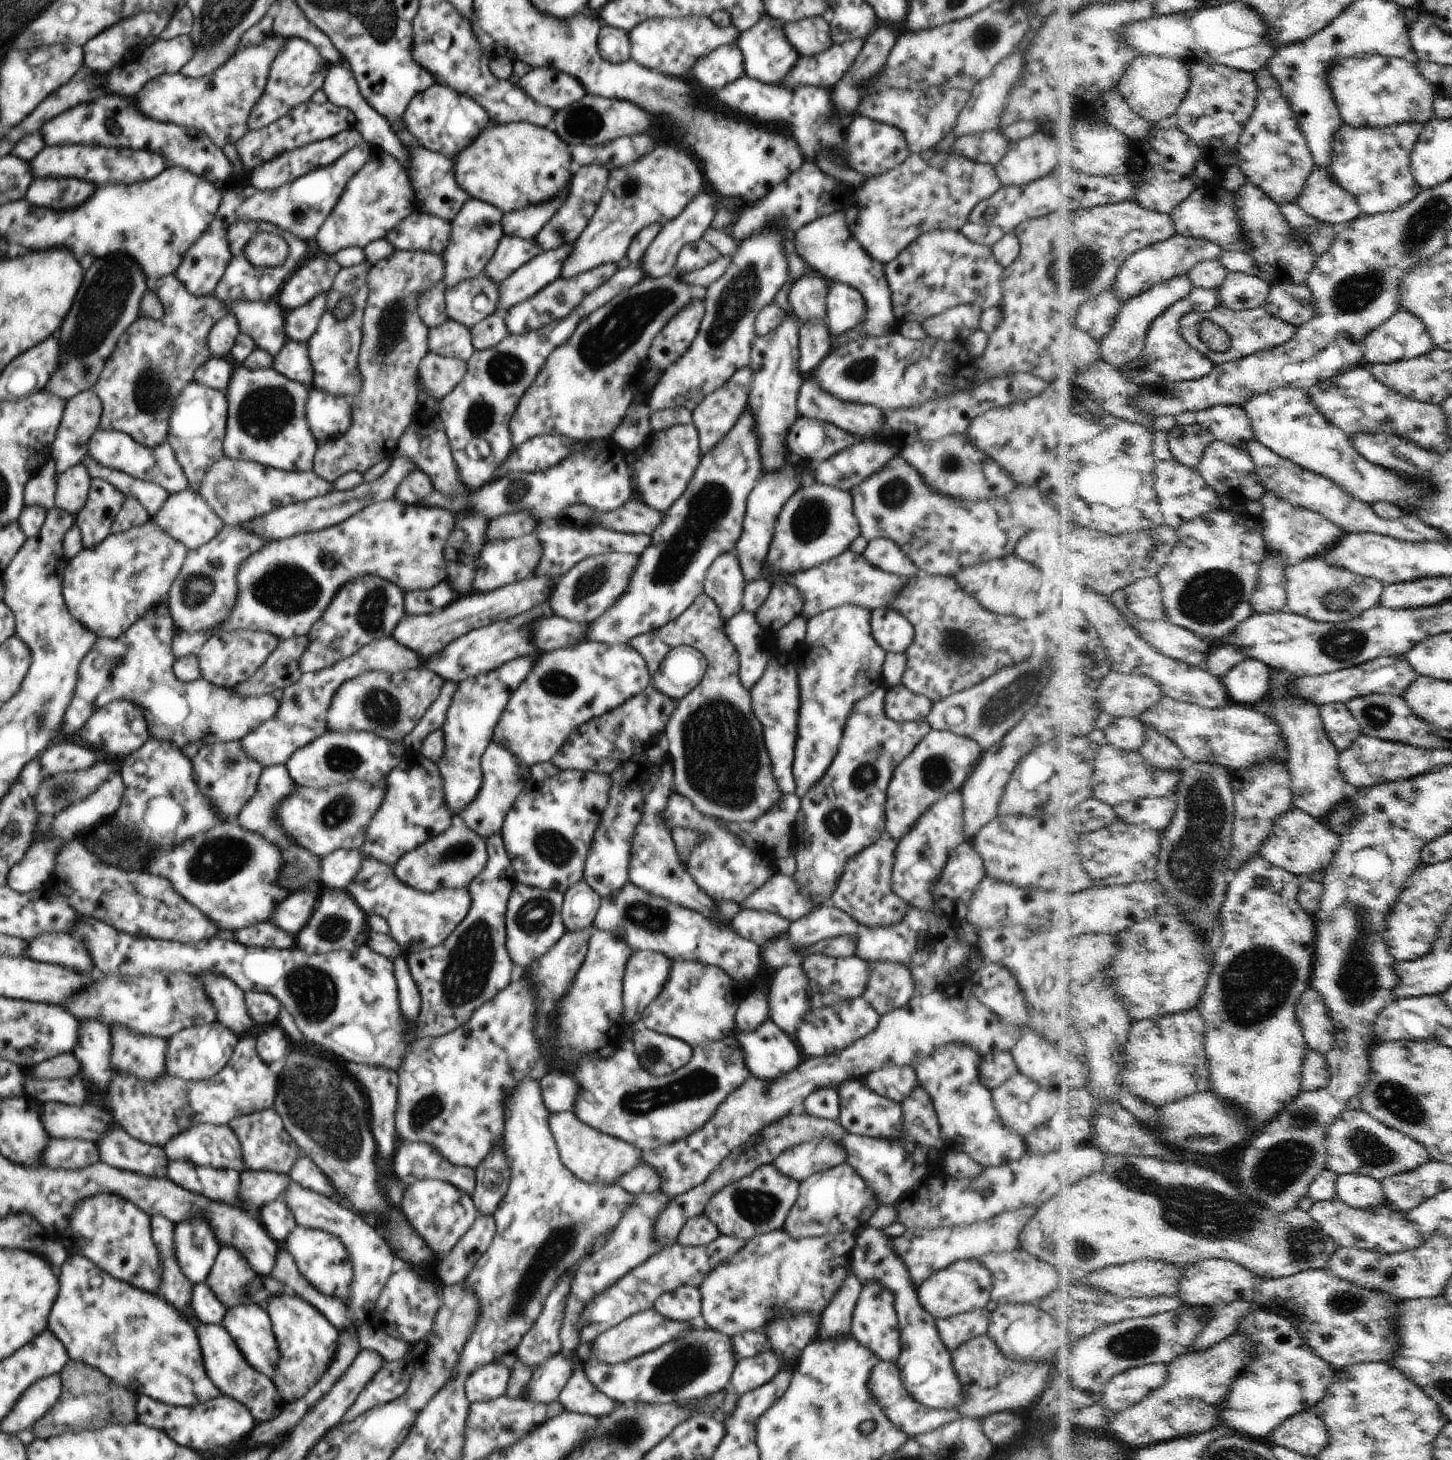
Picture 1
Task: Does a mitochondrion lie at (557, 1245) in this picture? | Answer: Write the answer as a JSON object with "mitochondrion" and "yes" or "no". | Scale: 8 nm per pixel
{"mitochondrion":"yes"}

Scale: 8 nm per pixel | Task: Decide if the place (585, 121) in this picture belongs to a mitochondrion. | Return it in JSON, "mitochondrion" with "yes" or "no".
{"mitochondrion":"yes"}

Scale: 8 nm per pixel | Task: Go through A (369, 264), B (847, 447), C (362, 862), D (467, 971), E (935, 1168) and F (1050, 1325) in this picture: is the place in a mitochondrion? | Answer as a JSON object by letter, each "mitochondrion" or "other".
{"A":"other","B":"other","C":"other","D":"mitochondrion","E":"other","F":"other"}

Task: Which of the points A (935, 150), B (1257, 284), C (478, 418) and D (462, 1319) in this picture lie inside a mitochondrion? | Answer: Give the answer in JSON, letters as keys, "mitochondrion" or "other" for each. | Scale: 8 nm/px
{"A":"other","B":"other","C":"mitochondrion","D":"mitochondrion"}

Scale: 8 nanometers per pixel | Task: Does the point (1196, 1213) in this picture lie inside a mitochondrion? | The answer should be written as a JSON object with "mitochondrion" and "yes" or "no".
{"mitochondrion":"yes"}

